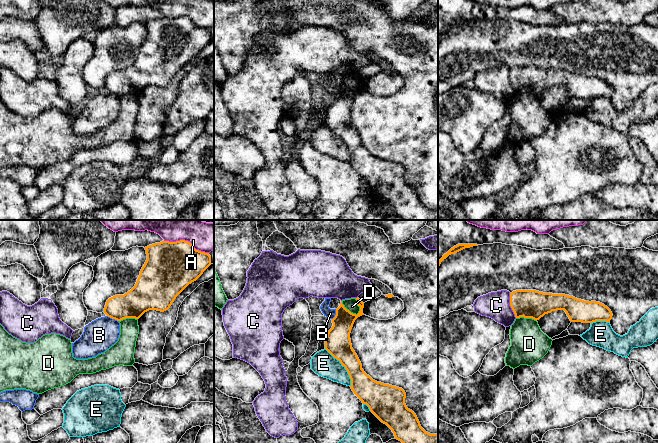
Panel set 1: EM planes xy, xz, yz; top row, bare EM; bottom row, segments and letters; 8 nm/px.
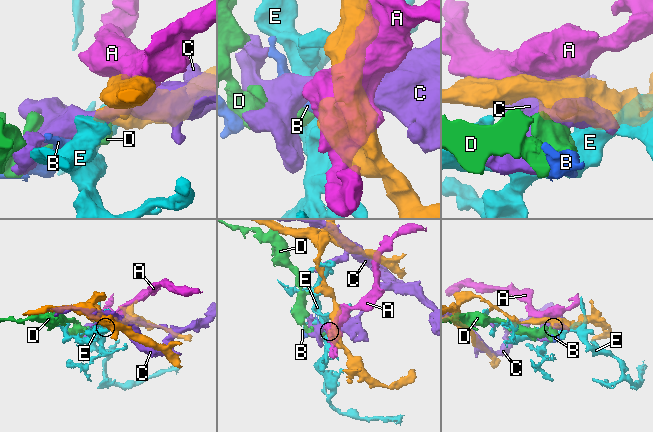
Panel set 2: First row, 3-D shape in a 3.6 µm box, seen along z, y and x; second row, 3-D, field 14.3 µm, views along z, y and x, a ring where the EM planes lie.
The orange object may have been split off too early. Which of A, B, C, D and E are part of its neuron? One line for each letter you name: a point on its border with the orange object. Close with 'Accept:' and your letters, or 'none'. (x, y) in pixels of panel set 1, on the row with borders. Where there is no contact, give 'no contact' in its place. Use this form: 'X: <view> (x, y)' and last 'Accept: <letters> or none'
Accept: none

